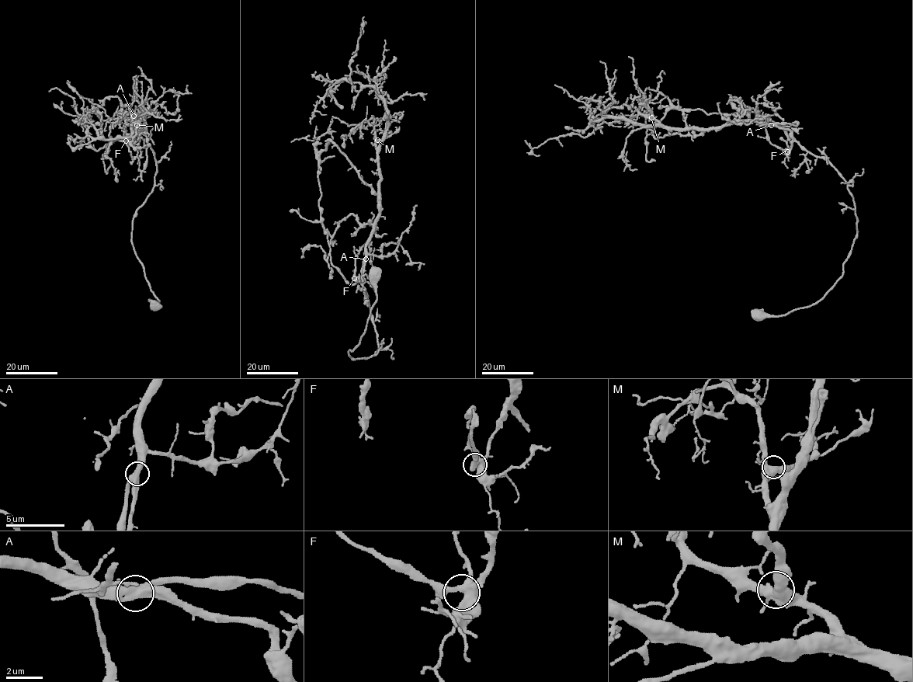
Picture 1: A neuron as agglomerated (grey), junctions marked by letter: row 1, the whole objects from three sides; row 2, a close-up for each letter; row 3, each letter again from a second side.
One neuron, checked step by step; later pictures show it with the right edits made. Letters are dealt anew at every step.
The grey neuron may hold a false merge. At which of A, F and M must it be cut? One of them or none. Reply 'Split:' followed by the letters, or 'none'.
Split: none

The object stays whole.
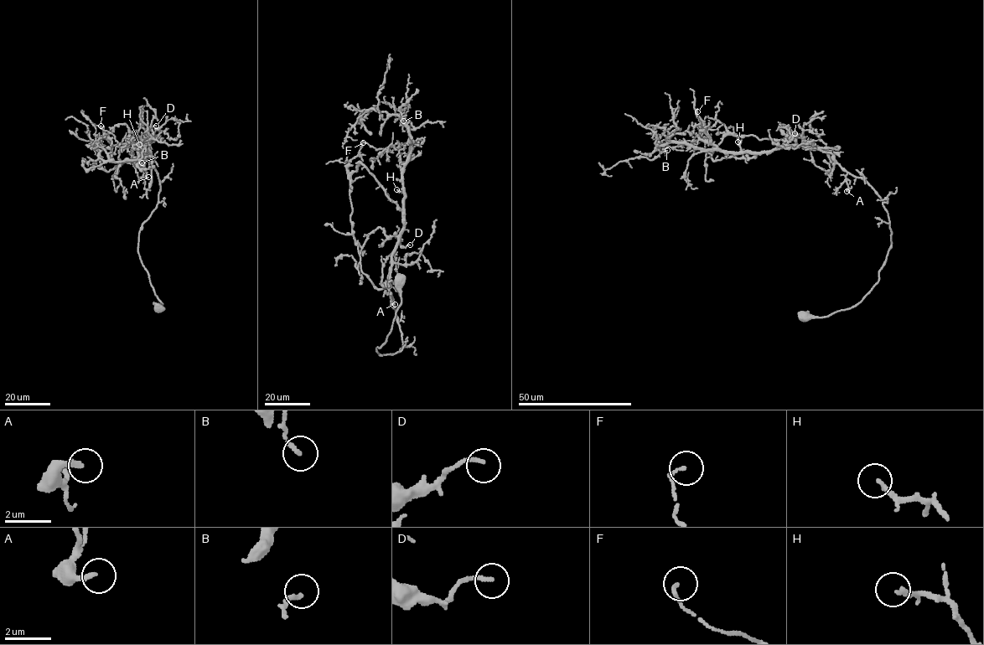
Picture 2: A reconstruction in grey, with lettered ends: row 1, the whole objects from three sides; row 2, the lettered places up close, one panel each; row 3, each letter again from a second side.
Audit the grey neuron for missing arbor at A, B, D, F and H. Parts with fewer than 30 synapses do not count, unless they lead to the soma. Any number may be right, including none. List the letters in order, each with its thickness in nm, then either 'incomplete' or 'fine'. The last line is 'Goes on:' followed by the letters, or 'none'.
A: 220 nm thick; fine
B: 170 nm thick; fine
D: 160 nm thick; fine
F: 140 nm thick; fine
H: 200 nm thick; incomplete
Goes on: H

